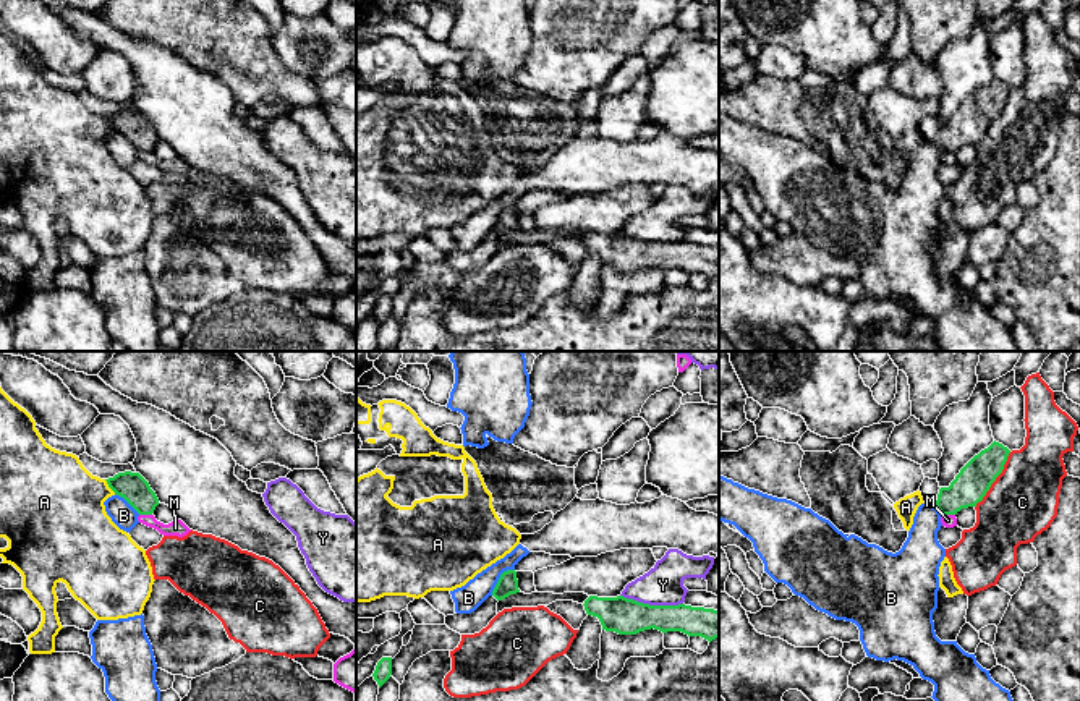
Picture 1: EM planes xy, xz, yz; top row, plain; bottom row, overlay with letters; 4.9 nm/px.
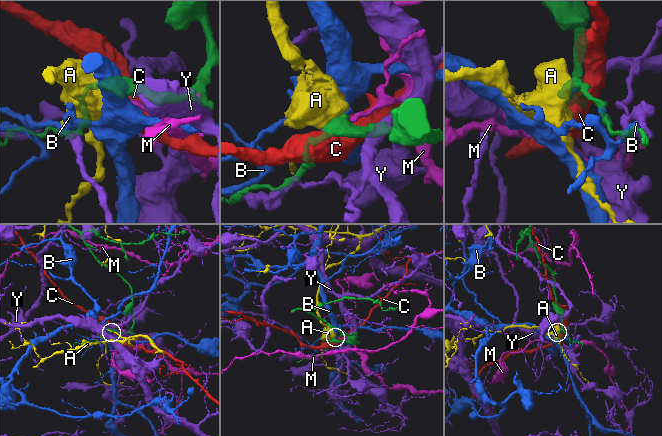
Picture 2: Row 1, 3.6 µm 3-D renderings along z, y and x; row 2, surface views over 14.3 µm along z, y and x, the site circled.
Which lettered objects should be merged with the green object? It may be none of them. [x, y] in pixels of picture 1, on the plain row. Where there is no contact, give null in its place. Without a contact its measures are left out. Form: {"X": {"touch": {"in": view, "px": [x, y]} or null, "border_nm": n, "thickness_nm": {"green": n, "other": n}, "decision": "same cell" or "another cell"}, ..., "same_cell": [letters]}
{"A": {"touch": {"in": "xy", "px": [109, 123]}, "border_nm": 90, "thickness_nm": {"green": 150, "other": 420}, "decision": "another cell"}, "B": {"touch": {"in": "xz", "px": [499, 216]}, "border_nm": 180, "thickness_nm": {"green": 100, "other": 140}, "decision": "another cell"}, "C": {"touch": {"in": "yz", "px": [994, 117]}, "border_nm": 340, "thickness_nm": {"green": 170, "other": 360}, "decision": "another cell"}, "M": {"touch": {"in": "yz", "px": [948, 151]}, "border_nm": 70, "thickness_nm": {"green": 170, "other": 60}, "decision": "another cell"}, "Y": {"touch": {"in": "xz", "px": [651, 243]}, "border_nm": 320, "thickness_nm": {"green": 180, "other": 200}, "decision": "another cell"}, "same_cell": []}

